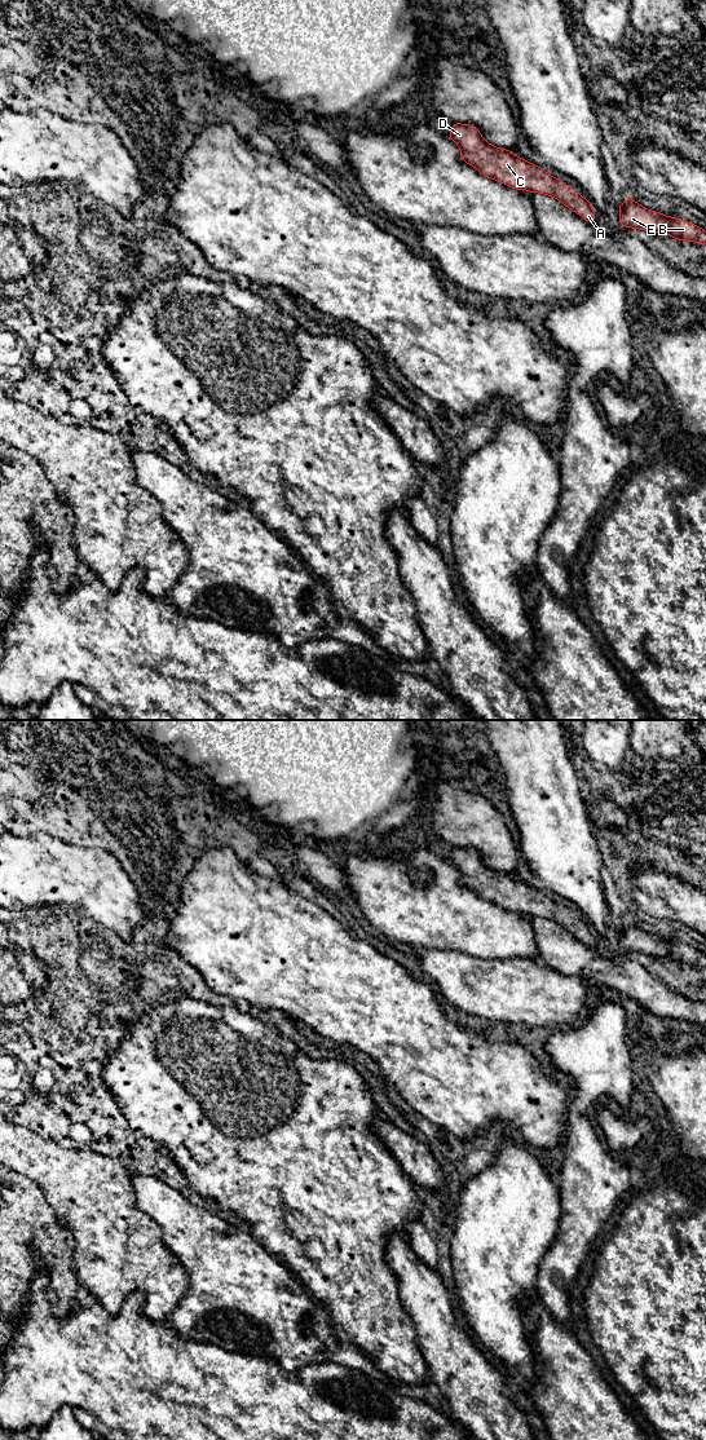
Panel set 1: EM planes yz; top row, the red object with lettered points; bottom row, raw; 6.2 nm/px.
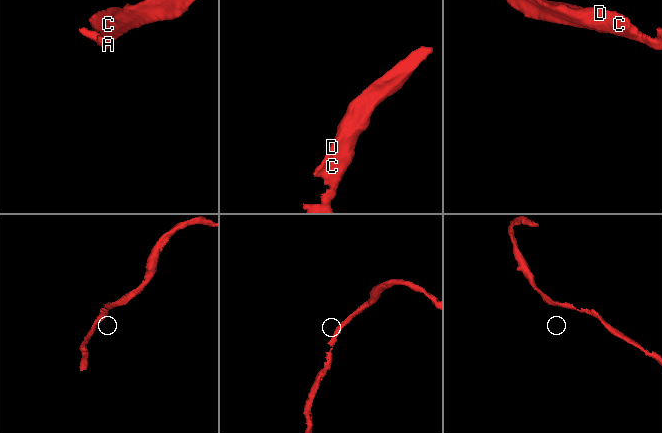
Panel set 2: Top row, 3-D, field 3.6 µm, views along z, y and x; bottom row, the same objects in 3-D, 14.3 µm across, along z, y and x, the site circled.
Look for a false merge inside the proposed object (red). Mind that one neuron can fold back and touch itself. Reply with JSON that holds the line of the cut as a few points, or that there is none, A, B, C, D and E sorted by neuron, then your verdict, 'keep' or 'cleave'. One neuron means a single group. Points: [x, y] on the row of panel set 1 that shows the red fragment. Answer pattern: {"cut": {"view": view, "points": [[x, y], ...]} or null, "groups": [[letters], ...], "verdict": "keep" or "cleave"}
{"cut": null, "groups": [["A", "B", "C", "D", "E"]], "verdict": "keep"}

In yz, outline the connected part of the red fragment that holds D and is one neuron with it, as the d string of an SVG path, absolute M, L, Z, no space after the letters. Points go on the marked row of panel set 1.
M451 123L447 137L459 146L462 162L473 165L486 178L499 181L515 190L551 195L586 222L596 221L587 198L543 168L516 156L513 151L490 145L482 138L477 127Z

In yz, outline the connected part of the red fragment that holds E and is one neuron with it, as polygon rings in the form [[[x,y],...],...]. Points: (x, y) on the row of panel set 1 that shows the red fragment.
[[[627,198],[618,207],[619,224],[625,228],[641,229],[643,231],[667,234],[678,242],[690,240],[706,244],[706,230],[678,217],[648,209]]]

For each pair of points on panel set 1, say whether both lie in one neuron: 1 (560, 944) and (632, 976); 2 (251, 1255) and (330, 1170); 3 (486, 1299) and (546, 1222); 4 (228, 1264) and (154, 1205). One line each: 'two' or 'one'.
1: one
2: two
3: one
4: one

